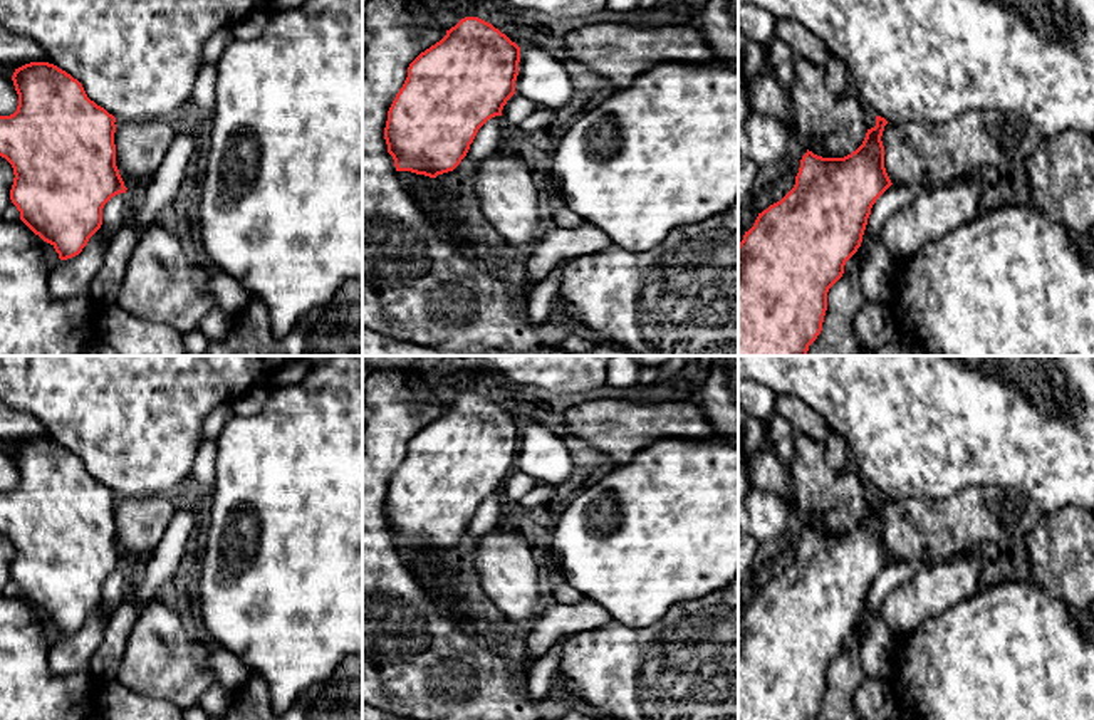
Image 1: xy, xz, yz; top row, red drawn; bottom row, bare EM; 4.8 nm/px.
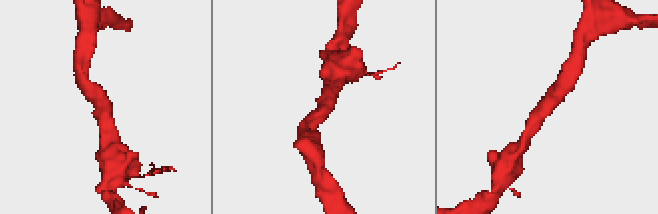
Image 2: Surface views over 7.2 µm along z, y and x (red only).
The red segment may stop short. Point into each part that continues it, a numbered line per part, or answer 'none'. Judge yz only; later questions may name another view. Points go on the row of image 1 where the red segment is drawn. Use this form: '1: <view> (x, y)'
none

